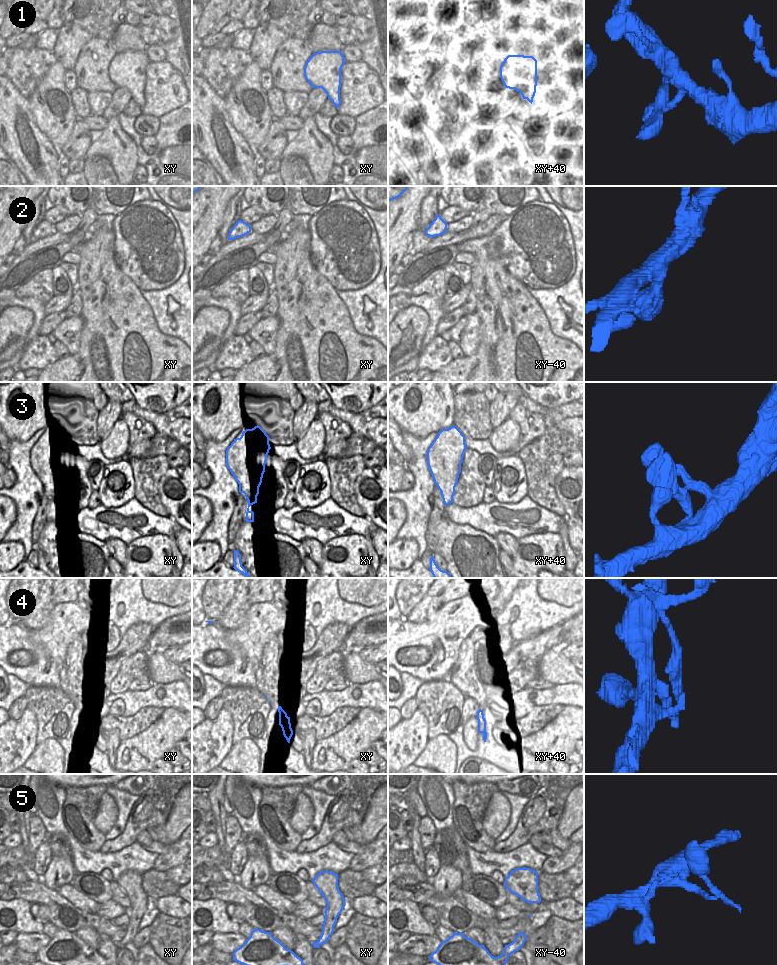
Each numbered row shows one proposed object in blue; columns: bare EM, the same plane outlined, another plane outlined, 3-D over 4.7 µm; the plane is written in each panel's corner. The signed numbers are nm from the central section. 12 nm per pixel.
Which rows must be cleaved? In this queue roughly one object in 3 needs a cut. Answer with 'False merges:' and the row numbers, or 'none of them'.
False merges: 4

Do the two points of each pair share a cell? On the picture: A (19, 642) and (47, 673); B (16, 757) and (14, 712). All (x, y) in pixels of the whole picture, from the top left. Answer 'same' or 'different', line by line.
A: same
B: different

